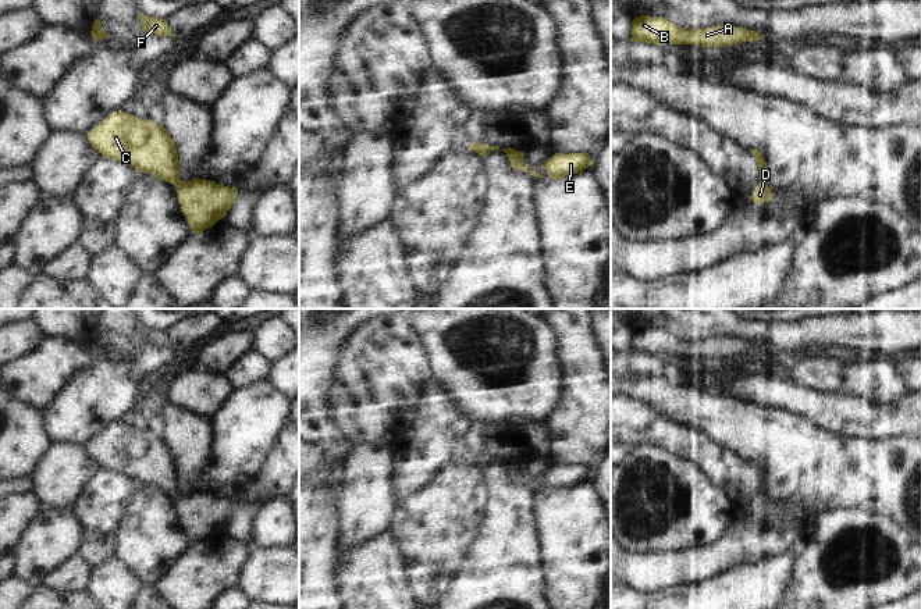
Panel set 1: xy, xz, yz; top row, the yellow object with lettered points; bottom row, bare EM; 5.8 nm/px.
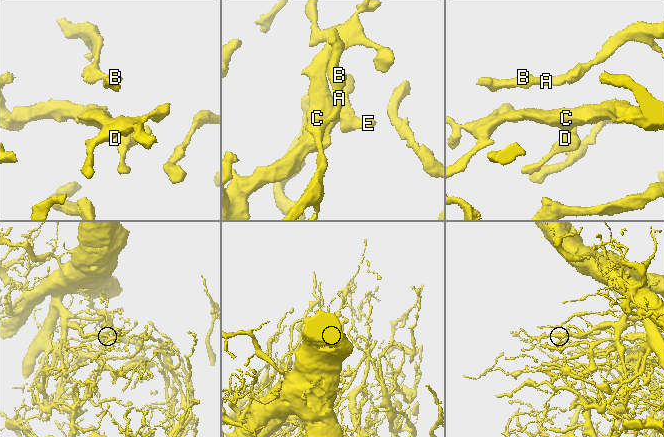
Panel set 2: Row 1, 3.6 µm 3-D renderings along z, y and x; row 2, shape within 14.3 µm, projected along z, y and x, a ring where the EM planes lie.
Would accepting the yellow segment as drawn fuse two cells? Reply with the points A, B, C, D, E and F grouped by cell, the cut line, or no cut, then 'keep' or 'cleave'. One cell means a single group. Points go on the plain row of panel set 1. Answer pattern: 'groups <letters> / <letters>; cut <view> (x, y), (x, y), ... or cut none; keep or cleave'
groups A B C D E F; cut none; keep

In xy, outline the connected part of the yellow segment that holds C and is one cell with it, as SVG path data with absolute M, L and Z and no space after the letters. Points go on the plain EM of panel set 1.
M113 423L86 448L103 470L122 473L173 495L192 545L211 539L235 513L237 499L199 489L181 492L175 455L164 437L152 431Z

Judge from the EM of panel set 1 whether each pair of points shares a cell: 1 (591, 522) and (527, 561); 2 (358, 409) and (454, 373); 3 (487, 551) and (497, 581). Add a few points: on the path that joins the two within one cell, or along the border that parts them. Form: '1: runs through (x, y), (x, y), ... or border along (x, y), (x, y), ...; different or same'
1: border along (537, 520), (541, 529), (541, 562), (548, 584); different
2: border along (425, 344), (434, 376); different
3: runs through (494, 558), (497, 561), (497, 574); same

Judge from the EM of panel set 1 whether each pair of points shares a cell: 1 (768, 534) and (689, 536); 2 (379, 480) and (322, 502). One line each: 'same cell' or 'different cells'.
1: different cells
2: different cells

